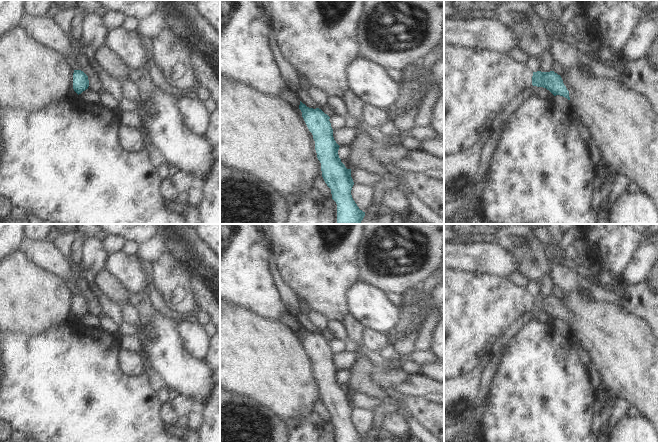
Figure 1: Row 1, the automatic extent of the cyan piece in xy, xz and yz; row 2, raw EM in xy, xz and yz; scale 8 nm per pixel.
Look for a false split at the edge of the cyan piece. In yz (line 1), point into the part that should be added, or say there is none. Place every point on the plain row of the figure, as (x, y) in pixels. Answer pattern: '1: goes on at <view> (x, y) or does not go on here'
1: does not go on here

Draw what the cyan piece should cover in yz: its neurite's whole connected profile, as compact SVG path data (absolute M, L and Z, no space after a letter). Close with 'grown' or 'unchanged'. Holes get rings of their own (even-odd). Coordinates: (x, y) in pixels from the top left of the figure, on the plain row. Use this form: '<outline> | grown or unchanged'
M554 295L550 296L533 296L532 300L532 309L537 311L543 311L549 314L554 320L560 319L568 324L569 315L563 307L563 304L560 299L555 297Z | unchanged

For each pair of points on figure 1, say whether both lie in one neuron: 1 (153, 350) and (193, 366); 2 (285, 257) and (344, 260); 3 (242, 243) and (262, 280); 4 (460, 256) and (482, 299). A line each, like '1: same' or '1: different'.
1: same
2: same
3: same
4: different

